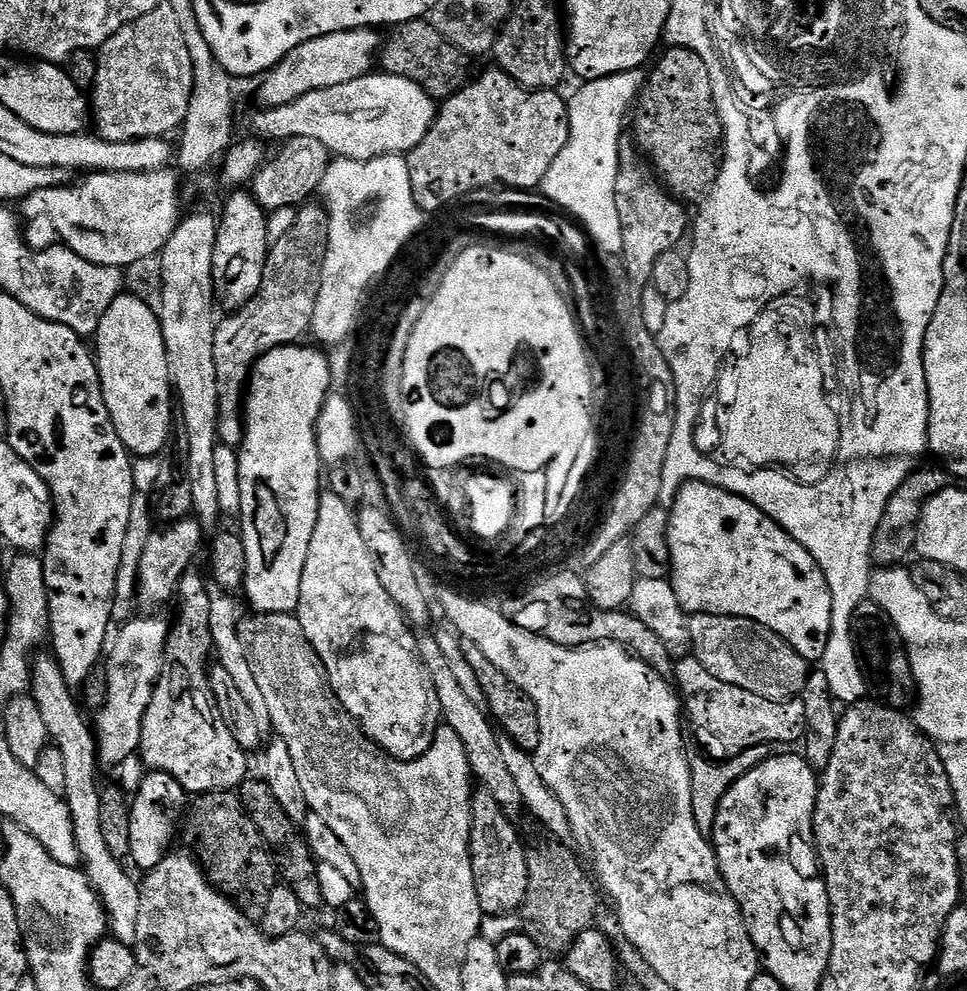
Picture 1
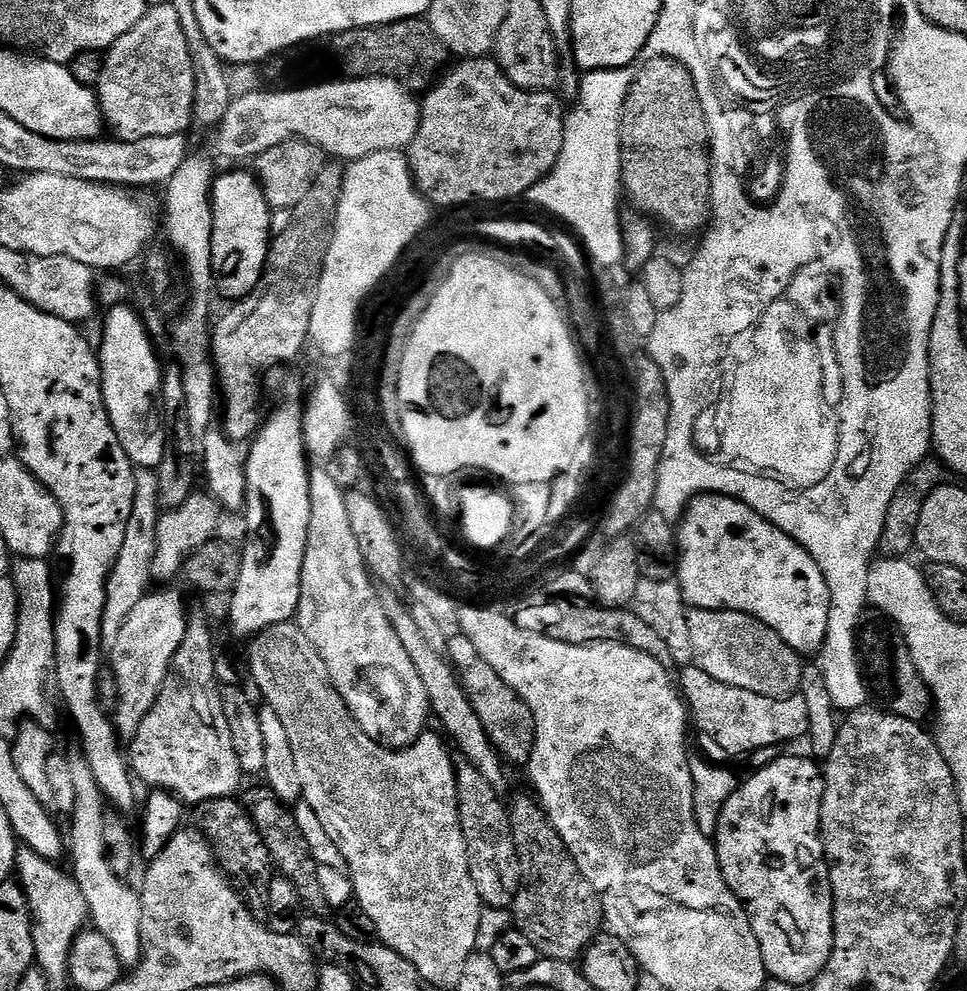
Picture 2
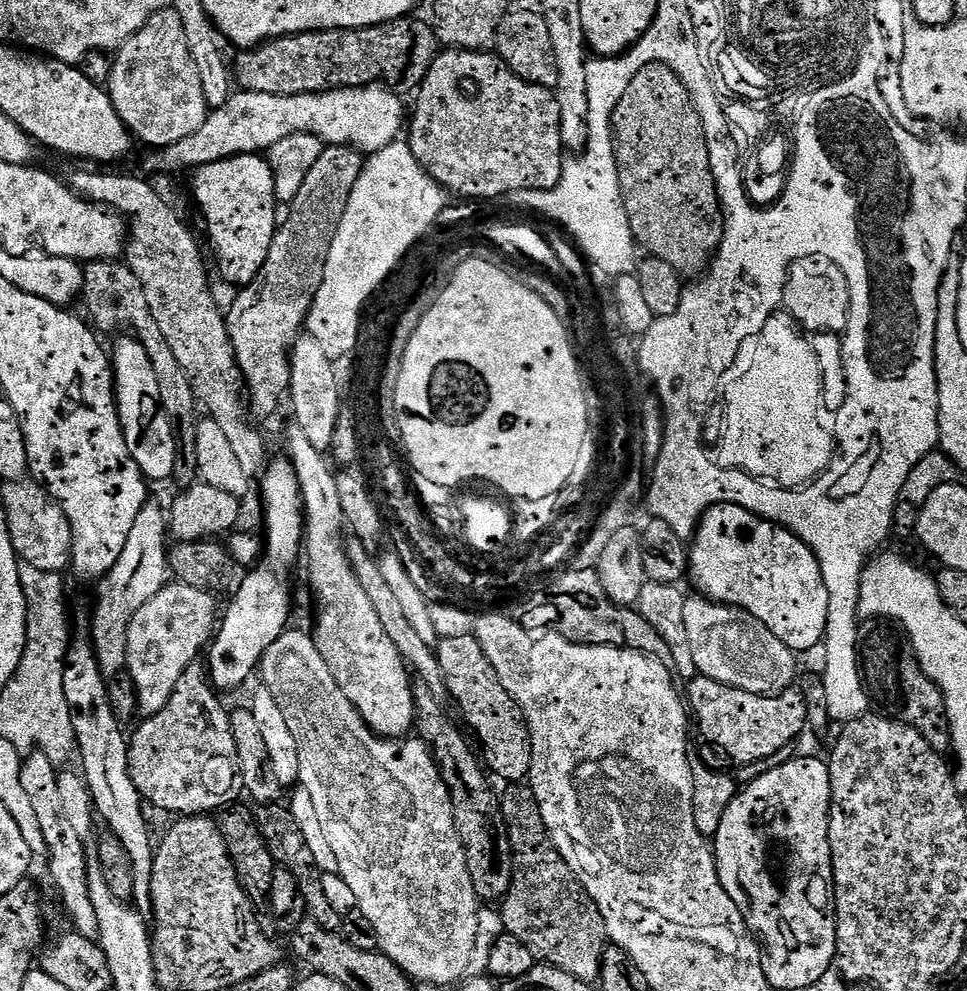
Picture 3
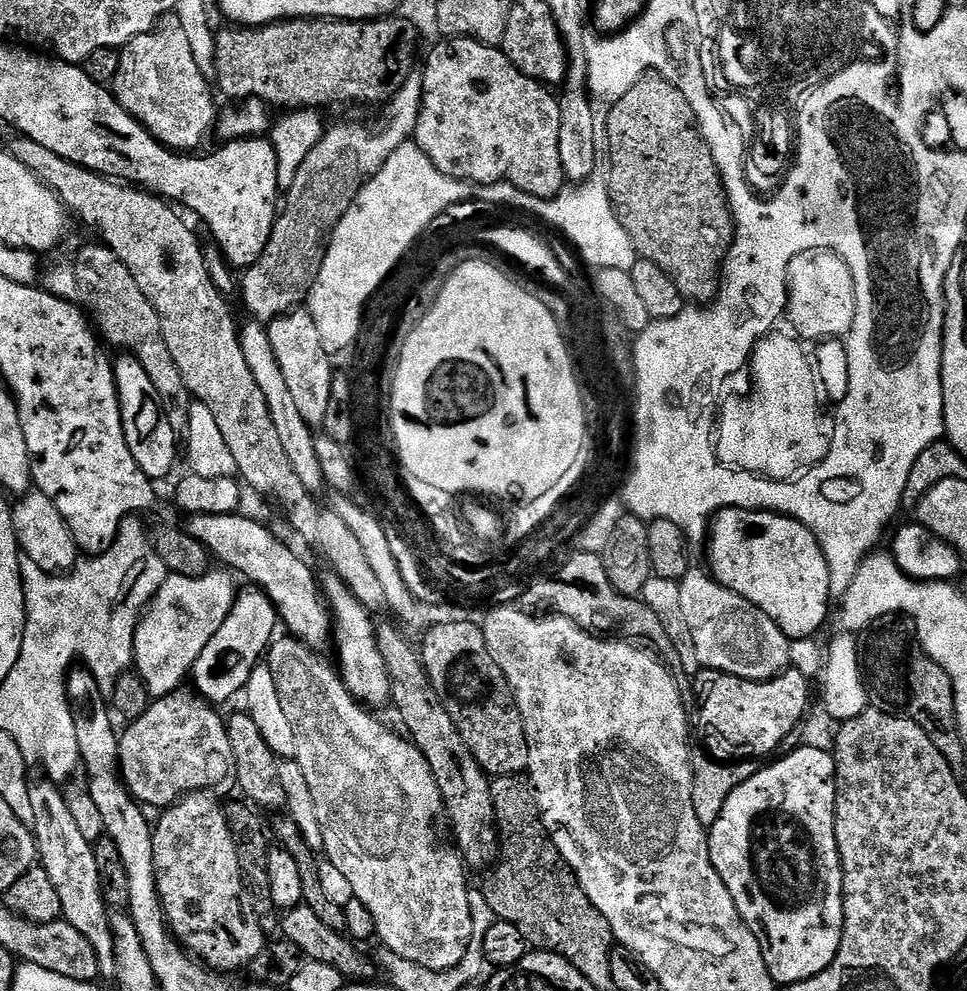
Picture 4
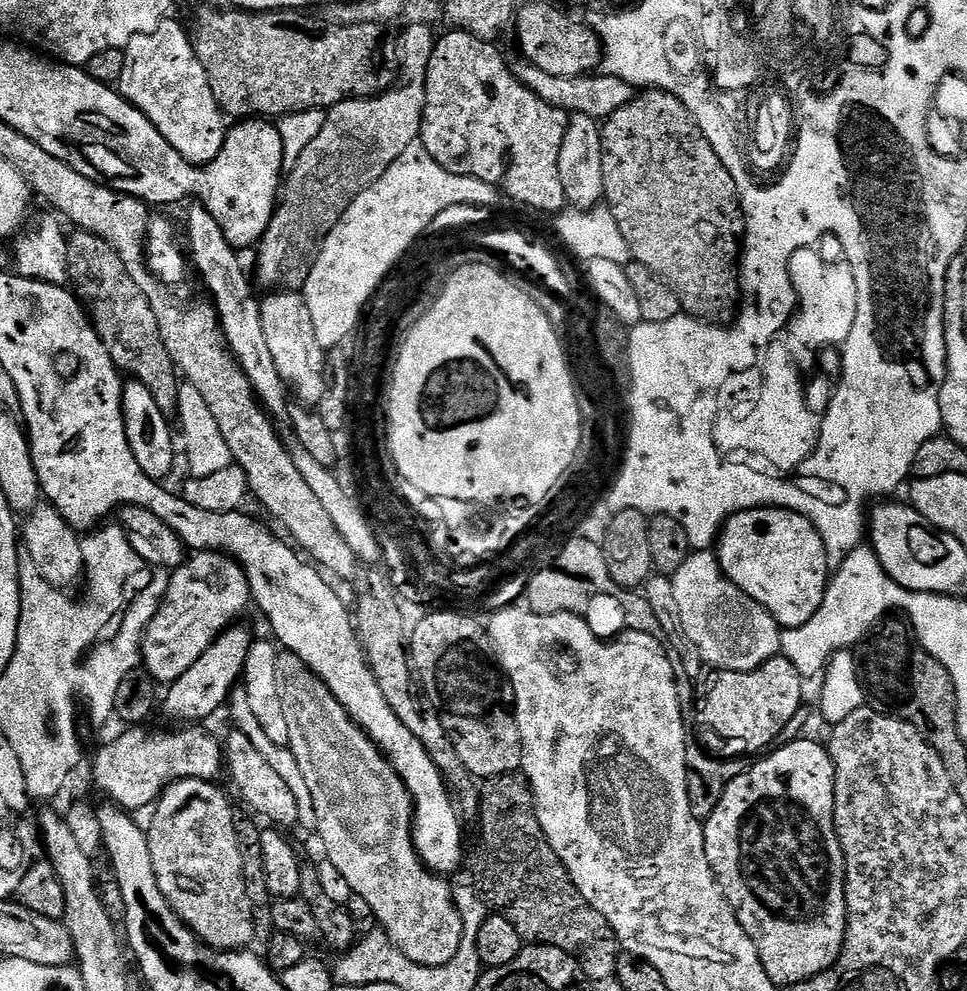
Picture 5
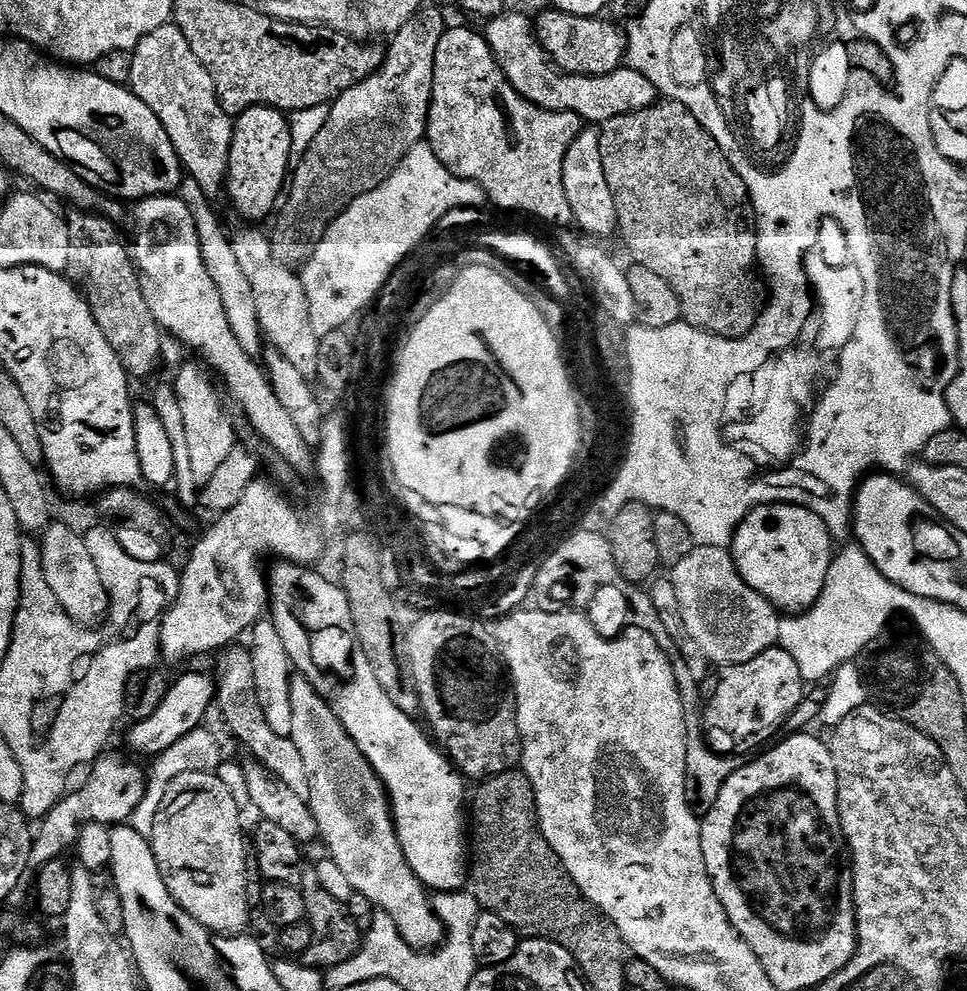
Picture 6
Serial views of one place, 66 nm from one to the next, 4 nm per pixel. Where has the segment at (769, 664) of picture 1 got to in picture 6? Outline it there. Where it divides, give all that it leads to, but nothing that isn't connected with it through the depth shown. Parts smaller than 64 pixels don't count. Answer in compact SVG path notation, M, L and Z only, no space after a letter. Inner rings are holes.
M697 546L690 558L682 558L682 562L678 562L678 566L671 569L670 579L674 590L678 590L678 606L682 606L682 622L690 638L698 642L702 654L706 654L706 658L713 665L750 662L750 658L758 658L758 654L777 647L780 639L781 613L767 598L758 594L758 590L746 586L746 582L738 574L728 548Z

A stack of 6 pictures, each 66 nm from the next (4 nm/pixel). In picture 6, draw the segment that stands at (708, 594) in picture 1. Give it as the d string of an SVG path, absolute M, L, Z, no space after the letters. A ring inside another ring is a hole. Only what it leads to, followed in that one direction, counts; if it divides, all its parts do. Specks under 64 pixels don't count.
M762 504L736 527L730 545L738 574L784 614L799 614L814 606L832 565L834 537L814 514L797 504Z

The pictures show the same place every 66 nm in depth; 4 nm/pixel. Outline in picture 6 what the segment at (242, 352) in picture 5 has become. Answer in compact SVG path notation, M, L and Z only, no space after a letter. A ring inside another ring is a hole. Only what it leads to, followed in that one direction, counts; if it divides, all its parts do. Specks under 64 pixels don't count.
M185 175L180 181L178 195L186 202L186 206L190 206L190 214L194 214L194 226L198 226L198 242L202 246L202 260L206 262L206 268L211 278L214 278L215 285L218 286L222 303L226 308L227 319L230 322L230 329L234 330L234 335L238 338L242 349L246 350L246 354L255 358L259 357L266 347L266 339L258 322L258 302L254 302L254 290L238 258L234 255L232 236L224 233L224 226L215 210L212 209L213 201L206 194L206 190L198 186L195 178Z

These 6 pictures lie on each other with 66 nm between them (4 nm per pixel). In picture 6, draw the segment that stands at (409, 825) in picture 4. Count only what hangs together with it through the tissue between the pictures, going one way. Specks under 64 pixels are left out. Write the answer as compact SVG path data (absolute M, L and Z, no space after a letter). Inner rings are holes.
M299 674L293 675L290 682L290 710L294 713L291 738L302 754L310 778L308 805L318 822L322 844L328 847L327 855L345 872L353 893L365 895L376 910L394 918L398 934L411 948L439 948L446 929L430 899L429 889L410 870L410 862L402 854L387 788L376 777L362 750L358 750L354 738L346 734L334 710Z

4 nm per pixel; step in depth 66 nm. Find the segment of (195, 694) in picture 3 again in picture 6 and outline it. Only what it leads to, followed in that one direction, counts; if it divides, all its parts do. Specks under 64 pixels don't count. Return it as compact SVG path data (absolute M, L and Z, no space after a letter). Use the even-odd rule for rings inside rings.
M111 752L101 755L100 759L91 765L92 773L85 778L81 788L73 787L63 800L56 803L54 810L47 812L44 819L39 821L38 831L32 842L33 869L39 870L46 866L46 862L61 859L65 855L63 852L67 848L69 851L75 845L76 839L80 836L80 829L88 824L124 826L131 821L134 810L142 802L146 772L134 761Z

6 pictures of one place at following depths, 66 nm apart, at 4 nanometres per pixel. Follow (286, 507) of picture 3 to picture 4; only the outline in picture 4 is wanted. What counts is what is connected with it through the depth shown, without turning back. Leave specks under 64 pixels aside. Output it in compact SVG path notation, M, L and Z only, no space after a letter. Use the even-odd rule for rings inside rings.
M255 586L247 590L249 592L241 591L237 595L226 622L222 622L218 634L210 638L206 650L198 654L190 673L191 687L213 706L221 706L247 689L250 674L261 663L277 635L278 617L270 598Z

